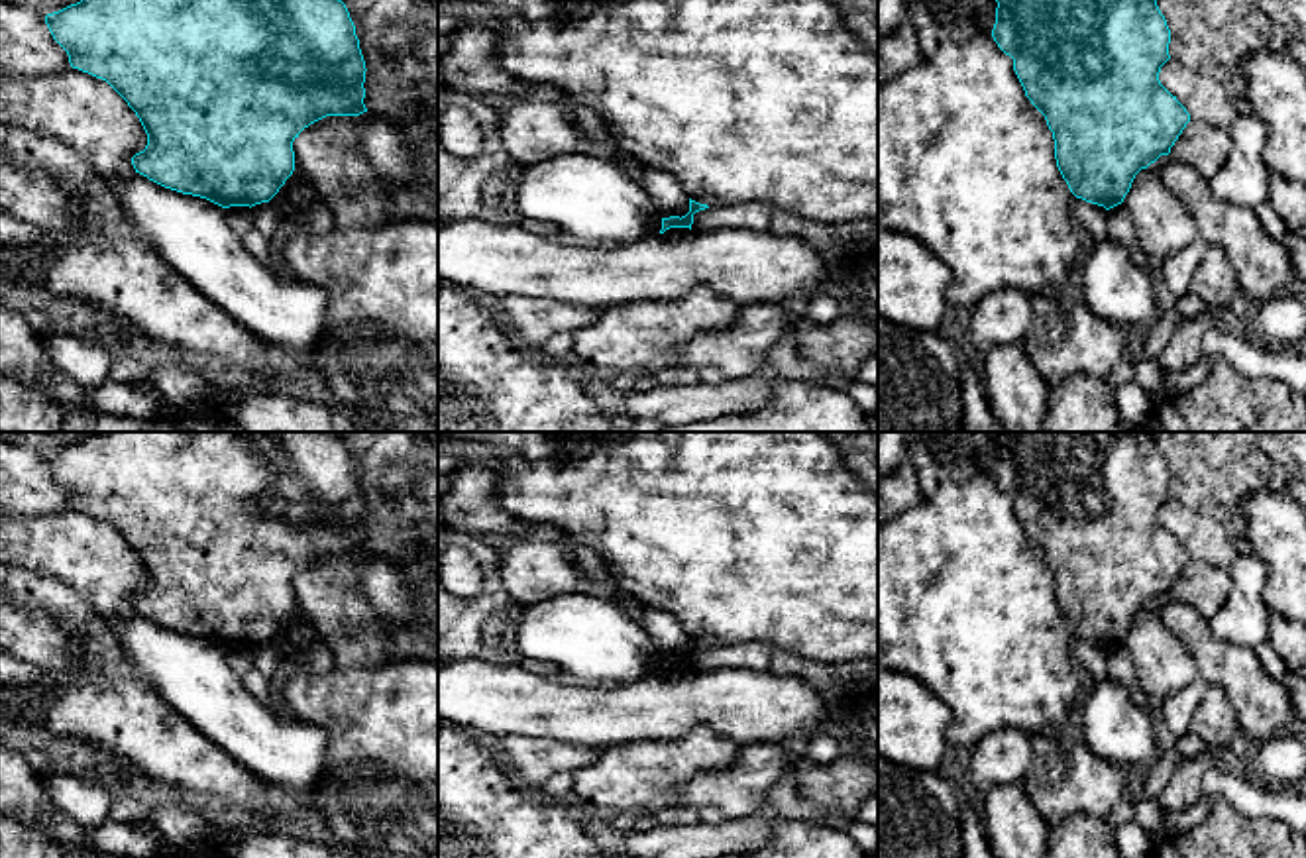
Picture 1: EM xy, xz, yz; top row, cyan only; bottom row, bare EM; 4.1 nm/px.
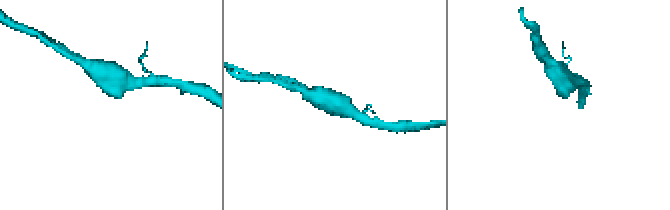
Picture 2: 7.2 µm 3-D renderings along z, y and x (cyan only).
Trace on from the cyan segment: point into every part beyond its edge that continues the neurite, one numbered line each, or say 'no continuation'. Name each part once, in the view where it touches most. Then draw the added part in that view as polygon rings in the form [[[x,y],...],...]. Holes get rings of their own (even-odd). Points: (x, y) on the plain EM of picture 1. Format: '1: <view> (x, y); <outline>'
no continuation

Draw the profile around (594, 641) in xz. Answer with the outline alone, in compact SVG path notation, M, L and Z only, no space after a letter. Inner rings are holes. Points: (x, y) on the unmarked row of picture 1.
M573 593L515 605L511 613L520 654L554 662L566 679L628 685L662 670L650 634L613 599Z

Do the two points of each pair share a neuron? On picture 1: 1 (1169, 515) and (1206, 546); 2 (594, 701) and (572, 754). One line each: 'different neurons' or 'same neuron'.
1: same neuron
2: different neurons

